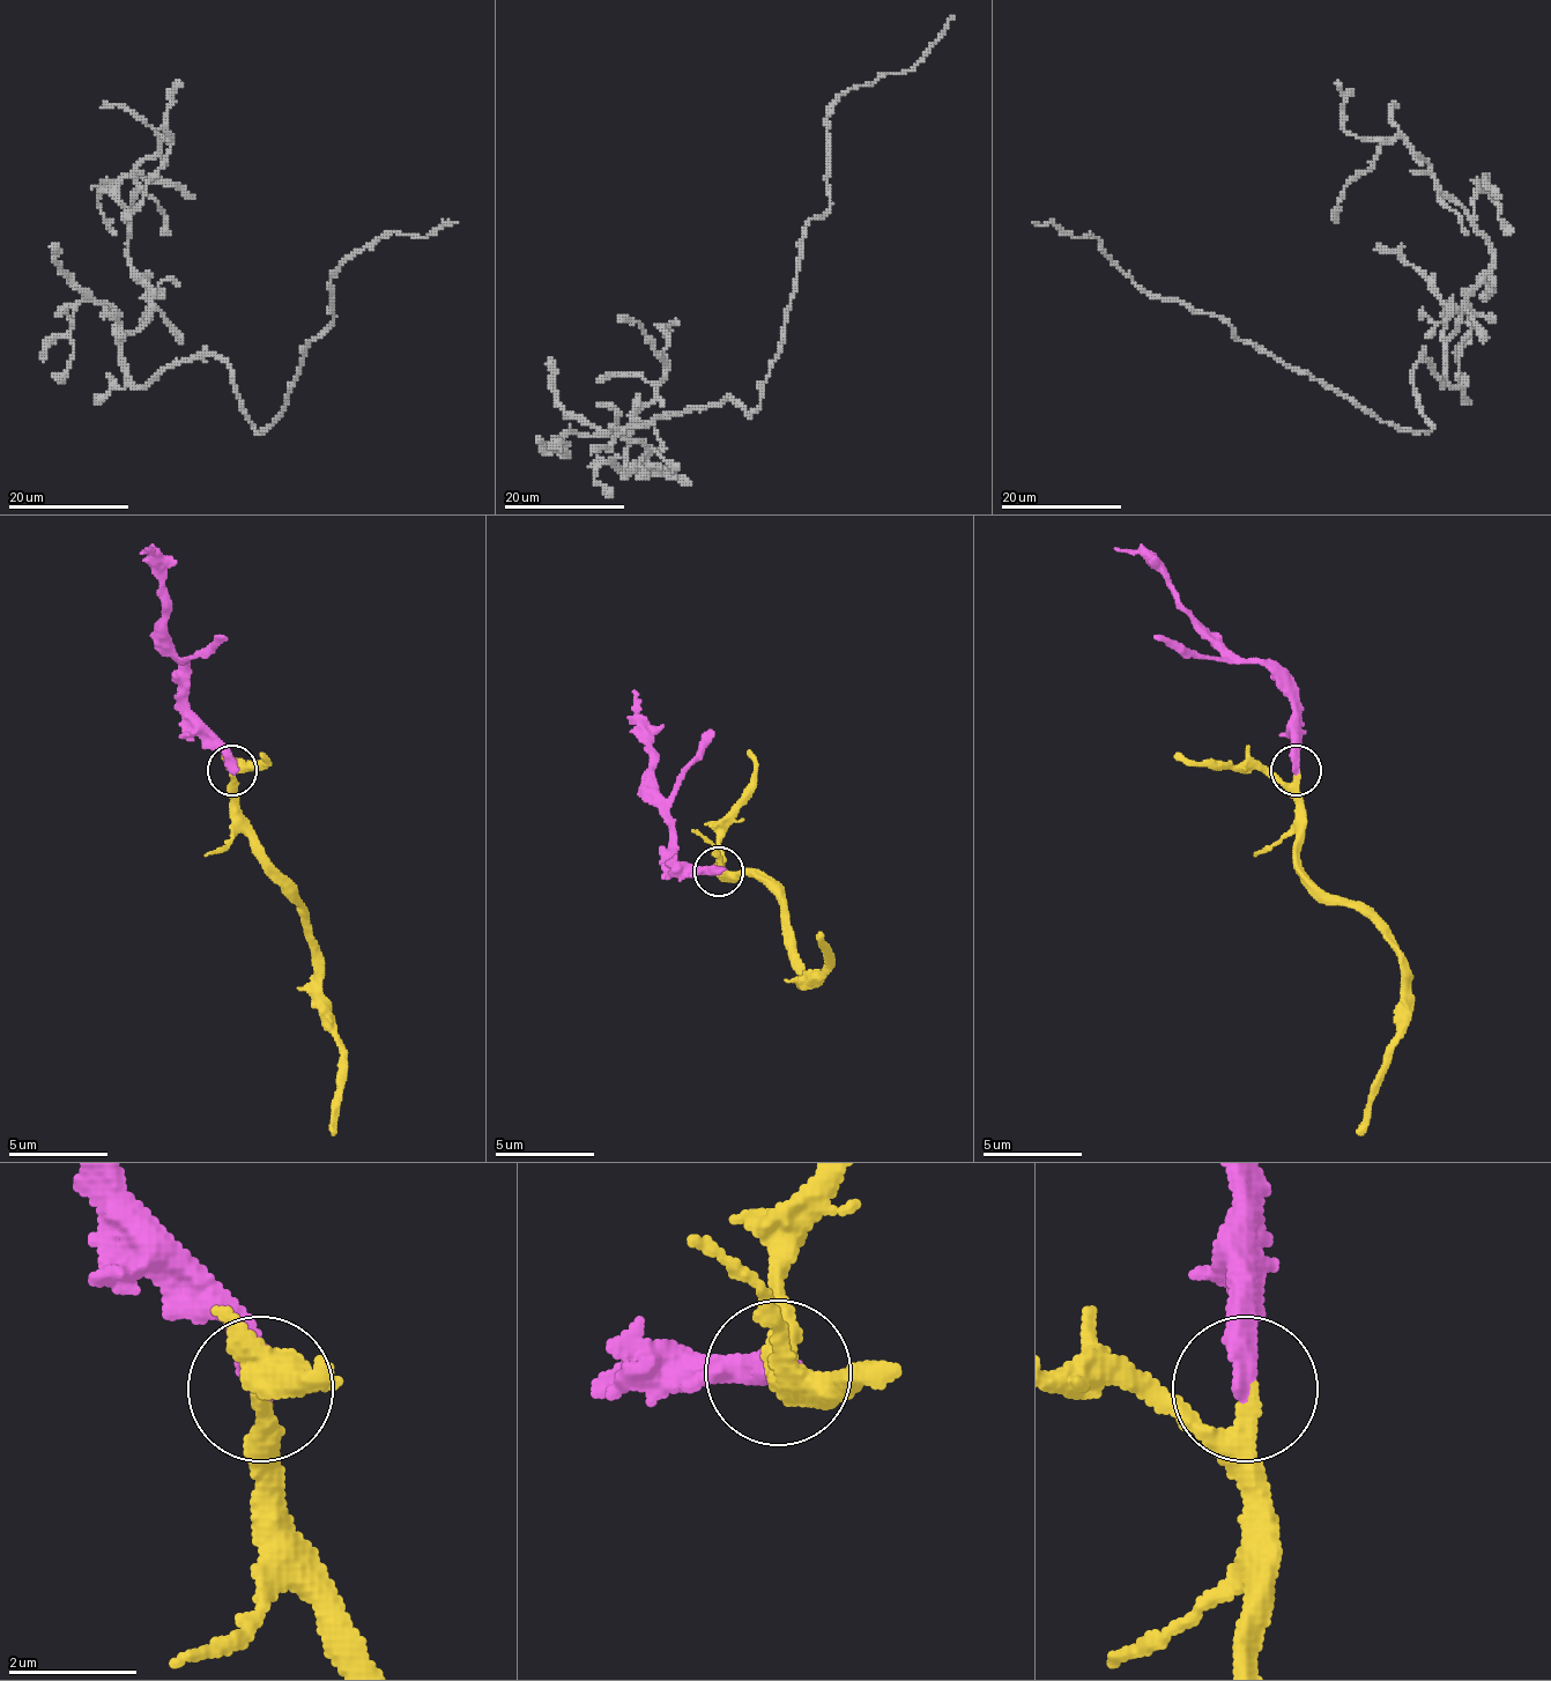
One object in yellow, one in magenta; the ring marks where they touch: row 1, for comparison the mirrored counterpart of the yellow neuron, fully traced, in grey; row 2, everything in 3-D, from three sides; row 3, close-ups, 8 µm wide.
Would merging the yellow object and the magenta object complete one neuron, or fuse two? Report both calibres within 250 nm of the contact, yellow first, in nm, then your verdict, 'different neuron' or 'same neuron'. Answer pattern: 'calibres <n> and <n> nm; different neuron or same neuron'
calibres 240 and 440 nm; same neuron

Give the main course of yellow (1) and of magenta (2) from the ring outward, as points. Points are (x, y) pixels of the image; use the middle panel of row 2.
1: (718, 875), (752, 875), (778, 900), (783, 925), (807, 975), (828, 960), (817, 930)
2: (718, 871), (677, 871), (673, 865), (673, 815), (653, 780), (653, 731), (638, 716), (632, 690)

